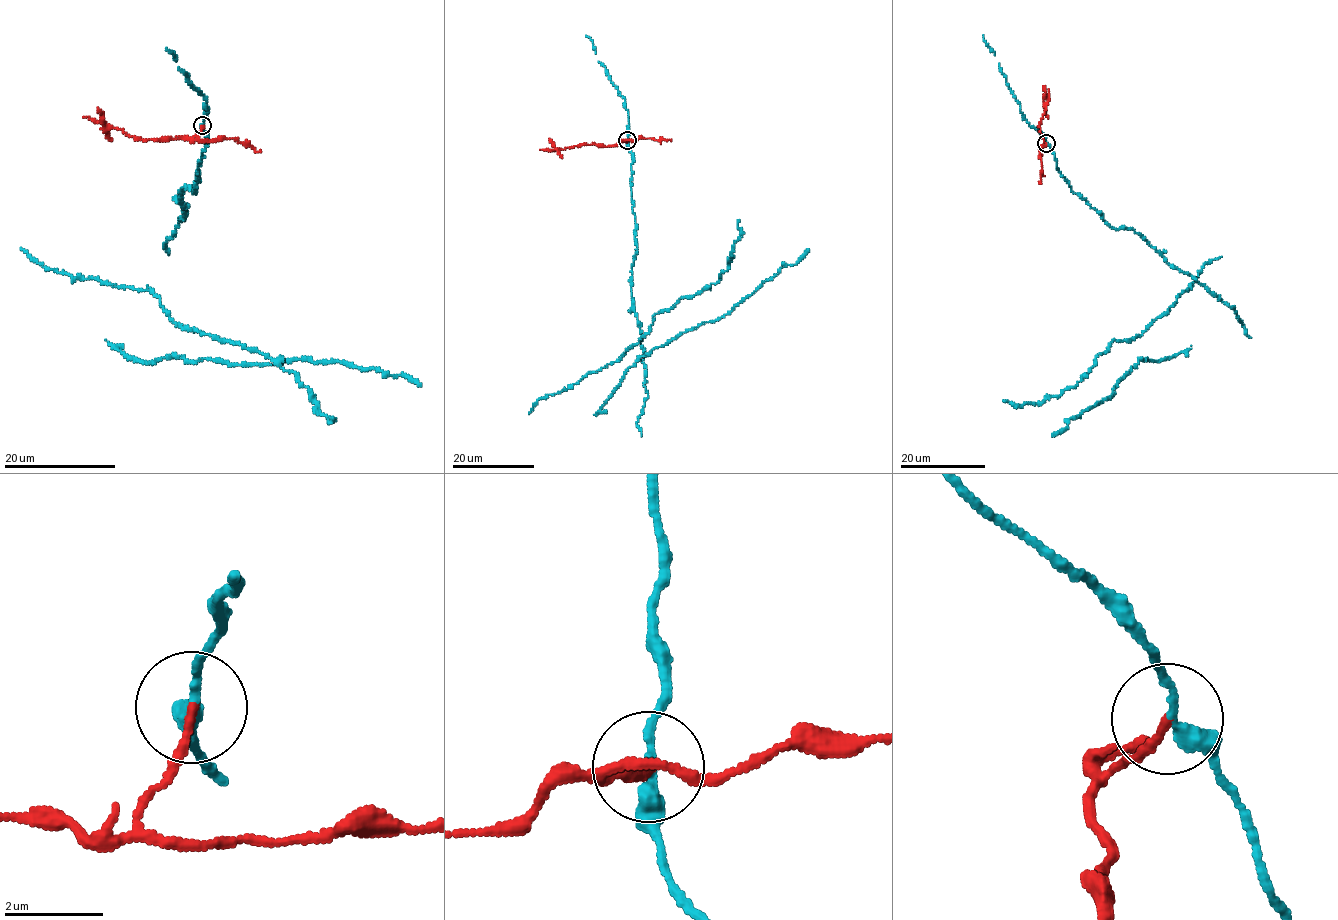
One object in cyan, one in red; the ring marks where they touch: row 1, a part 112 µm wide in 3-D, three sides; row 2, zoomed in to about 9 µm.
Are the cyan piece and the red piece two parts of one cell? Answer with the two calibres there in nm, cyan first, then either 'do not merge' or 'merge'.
240/170 nm | do not merge

